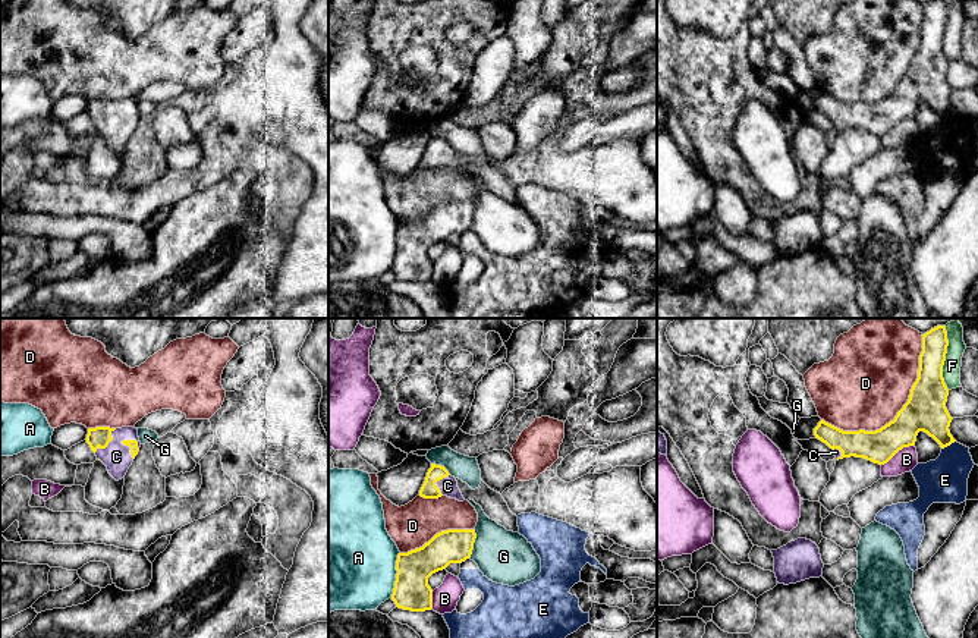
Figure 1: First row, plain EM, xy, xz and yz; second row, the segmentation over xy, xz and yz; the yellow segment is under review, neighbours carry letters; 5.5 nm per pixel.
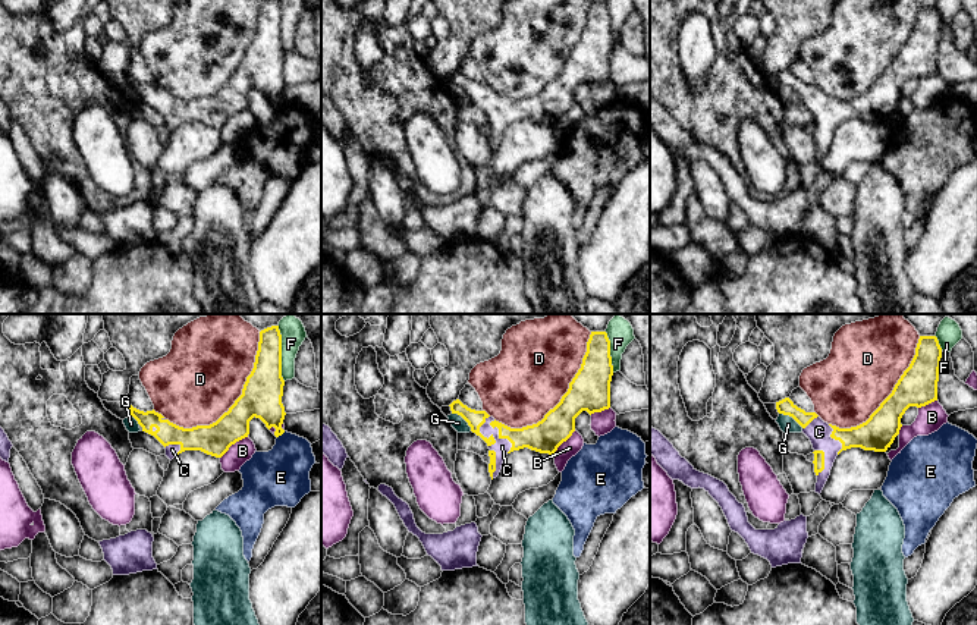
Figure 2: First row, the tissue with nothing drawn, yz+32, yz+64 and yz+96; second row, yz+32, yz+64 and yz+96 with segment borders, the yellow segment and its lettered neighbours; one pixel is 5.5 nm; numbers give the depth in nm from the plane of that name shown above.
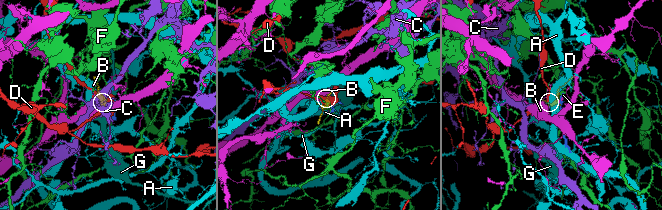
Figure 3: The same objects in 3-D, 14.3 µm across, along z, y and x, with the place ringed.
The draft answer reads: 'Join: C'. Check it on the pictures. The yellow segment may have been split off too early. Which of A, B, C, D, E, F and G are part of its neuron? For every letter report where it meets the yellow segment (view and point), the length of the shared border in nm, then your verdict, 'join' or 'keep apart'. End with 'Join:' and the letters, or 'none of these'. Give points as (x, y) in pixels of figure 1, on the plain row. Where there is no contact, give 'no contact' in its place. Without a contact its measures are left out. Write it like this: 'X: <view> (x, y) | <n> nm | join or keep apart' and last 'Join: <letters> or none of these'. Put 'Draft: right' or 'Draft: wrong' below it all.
A: xz (396, 247) | 260 nm | keep apart
B: yz (898, 122) | 220 nm | keep apart
C: xy (129, 118) | 130 nm | join
D: yz (898, 84) | 750 nm | keep apart
E: yz (947, 116) | 90 nm | keep apart
F: yz (945, 31) | 340 nm | keep apart
G: xz (472, 216) | 170 nm | keep apart
Join: C
Draft: right

